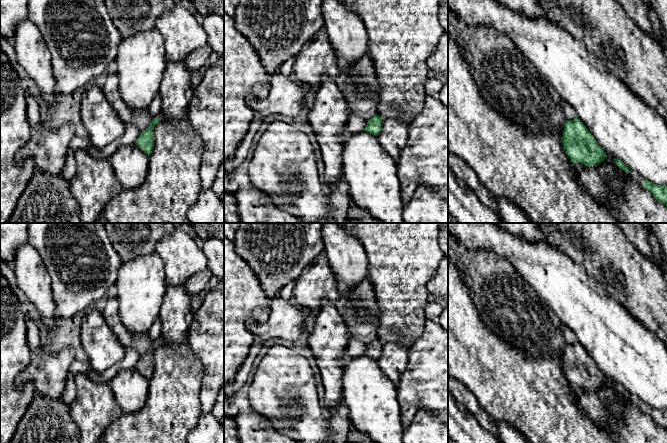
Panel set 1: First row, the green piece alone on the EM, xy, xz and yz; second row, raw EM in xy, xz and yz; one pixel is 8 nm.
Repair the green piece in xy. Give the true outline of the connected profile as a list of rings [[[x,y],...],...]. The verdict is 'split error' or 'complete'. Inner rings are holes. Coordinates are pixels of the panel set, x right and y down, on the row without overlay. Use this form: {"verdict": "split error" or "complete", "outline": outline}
{"verdict": "complete", "outline": [[[154,342],[150,351],[138,360],[135,368],[148,380],[151,379],[154,371],[154,351],[160,346],[158,342]]]}

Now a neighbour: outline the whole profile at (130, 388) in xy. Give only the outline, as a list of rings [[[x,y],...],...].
[[[135,367],[119,371],[109,383],[123,413],[135,413],[145,406],[149,380]]]

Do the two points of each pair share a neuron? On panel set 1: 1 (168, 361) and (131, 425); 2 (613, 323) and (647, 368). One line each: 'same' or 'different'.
1: same
2: same

